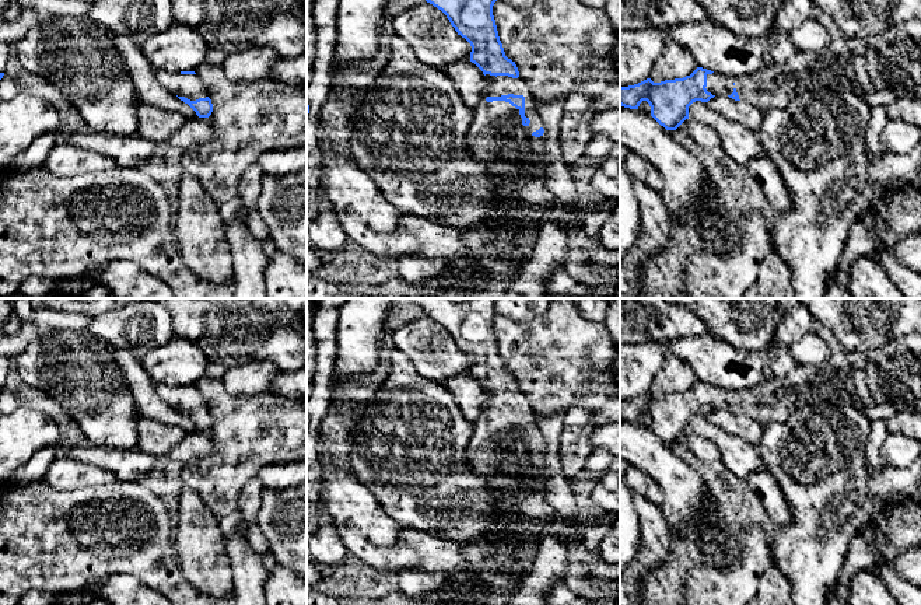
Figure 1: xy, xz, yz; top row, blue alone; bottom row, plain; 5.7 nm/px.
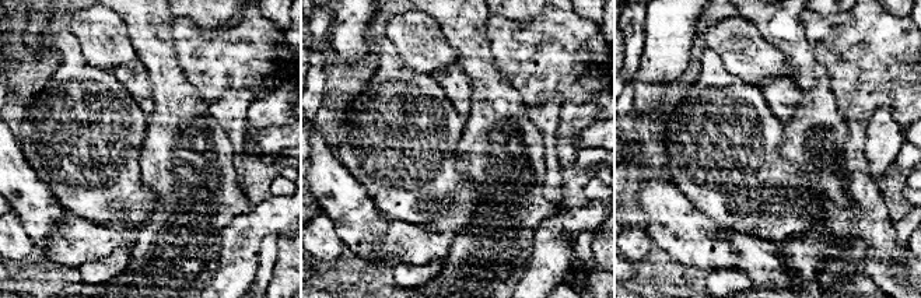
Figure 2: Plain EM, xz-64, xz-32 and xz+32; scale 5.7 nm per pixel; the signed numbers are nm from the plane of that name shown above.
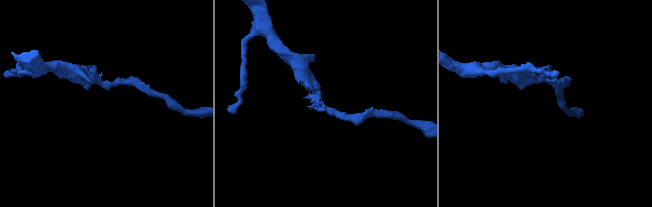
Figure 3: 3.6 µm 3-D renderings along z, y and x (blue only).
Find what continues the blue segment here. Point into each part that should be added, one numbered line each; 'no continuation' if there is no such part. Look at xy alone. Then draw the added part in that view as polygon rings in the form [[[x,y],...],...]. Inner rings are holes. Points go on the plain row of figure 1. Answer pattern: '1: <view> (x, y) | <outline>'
1: xy (189, 399) | [[[154,384],[161,399],[178,410],[185,410],[190,415],[209,410],[207,401],[196,388],[169,387],[167,384]]]

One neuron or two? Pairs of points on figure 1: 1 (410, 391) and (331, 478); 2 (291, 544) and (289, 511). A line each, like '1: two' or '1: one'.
1: two
2: one

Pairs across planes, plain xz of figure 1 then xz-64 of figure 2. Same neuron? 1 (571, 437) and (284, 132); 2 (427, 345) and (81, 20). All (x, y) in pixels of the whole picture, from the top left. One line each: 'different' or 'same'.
1: different
2: same

